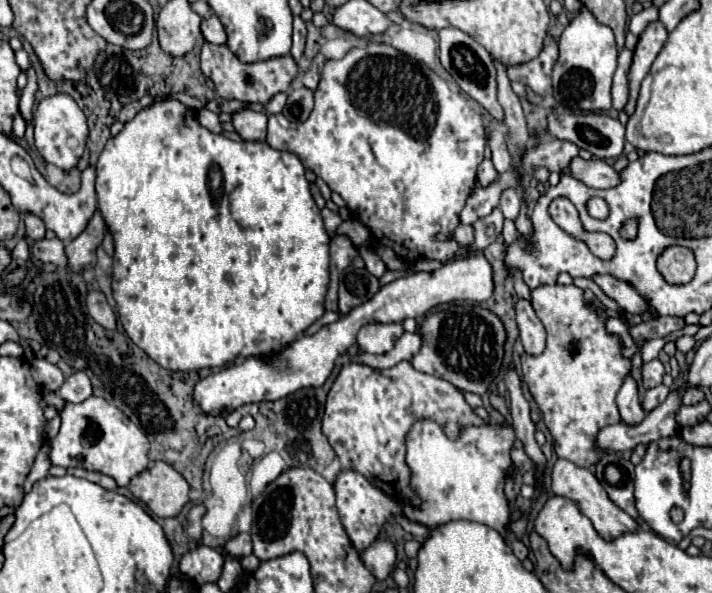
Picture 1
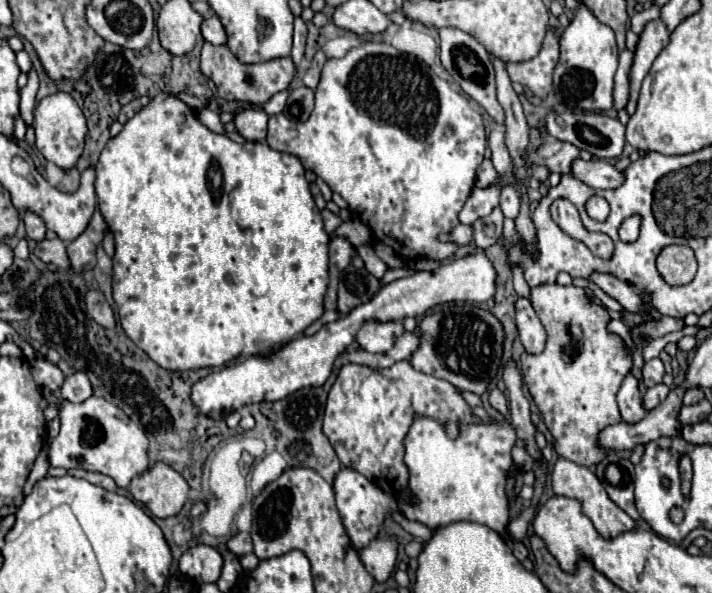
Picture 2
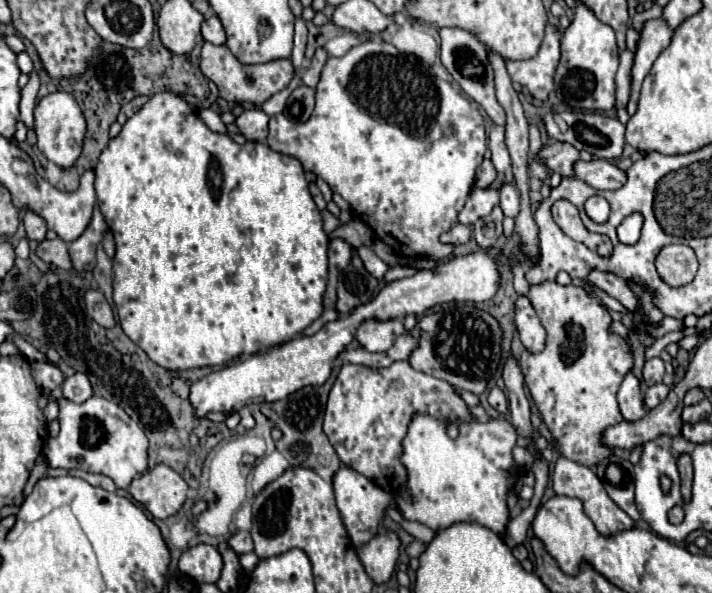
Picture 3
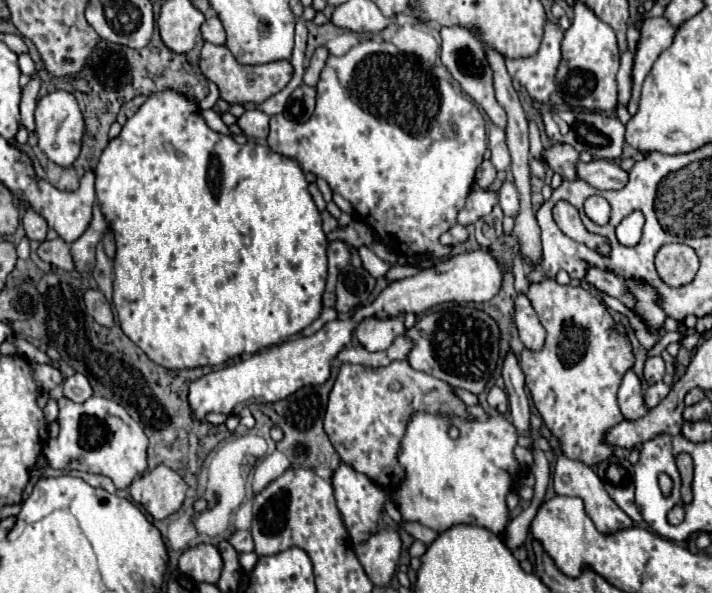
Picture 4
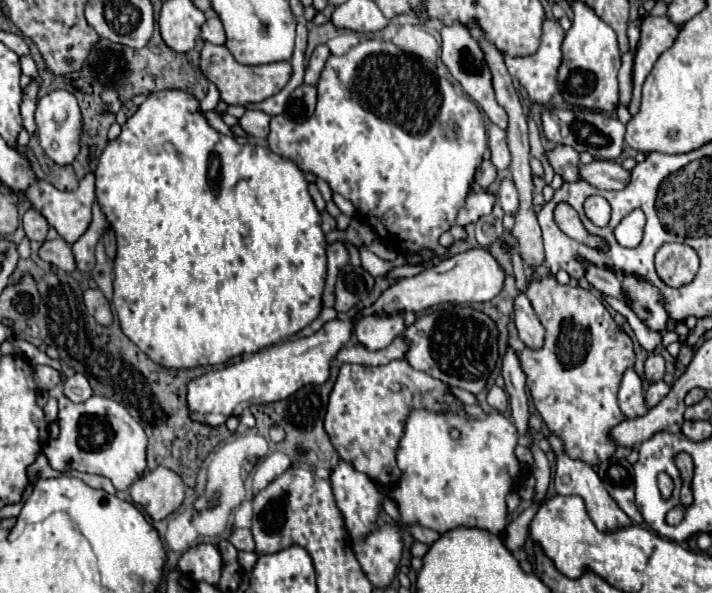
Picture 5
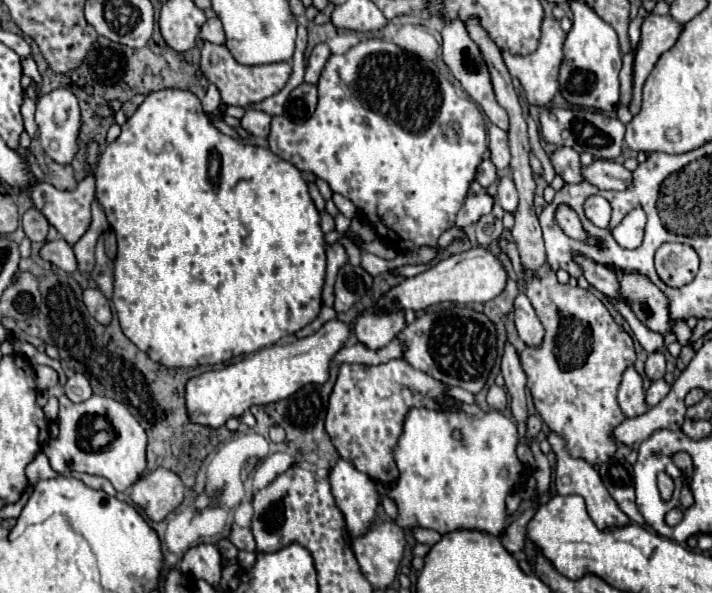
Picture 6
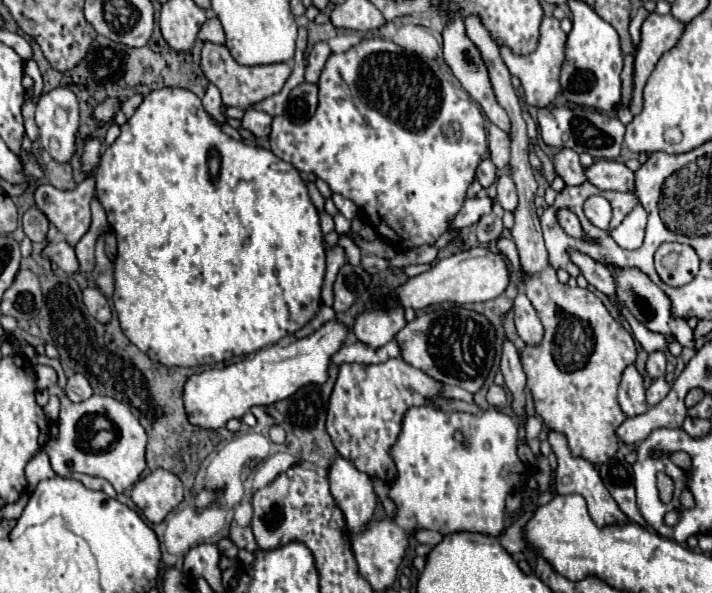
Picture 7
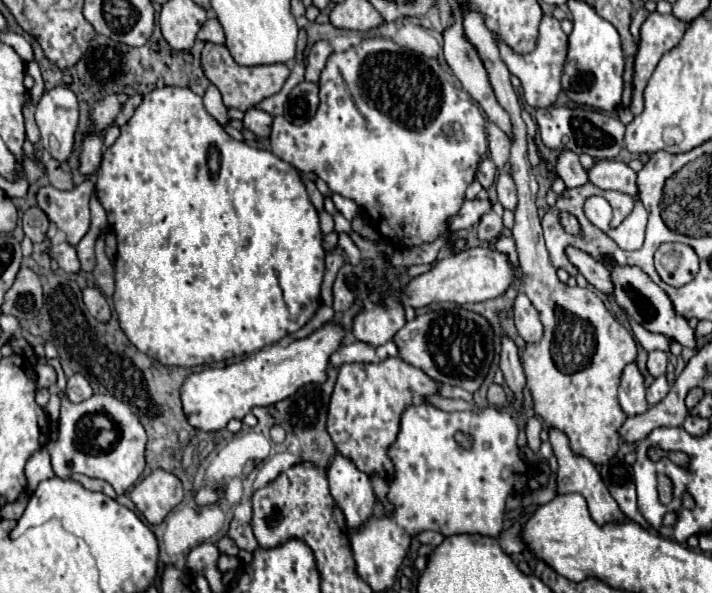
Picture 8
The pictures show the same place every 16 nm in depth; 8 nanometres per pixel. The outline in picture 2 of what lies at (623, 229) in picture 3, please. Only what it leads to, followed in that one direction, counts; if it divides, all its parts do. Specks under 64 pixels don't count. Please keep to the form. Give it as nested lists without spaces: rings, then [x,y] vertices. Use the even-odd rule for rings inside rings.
[[[638,216],[628,218],[628,220],[620,226],[620,238],[622,238],[622,240],[628,240],[628,242],[636,240],[638,228],[640,228],[640,218],[638,218]]]

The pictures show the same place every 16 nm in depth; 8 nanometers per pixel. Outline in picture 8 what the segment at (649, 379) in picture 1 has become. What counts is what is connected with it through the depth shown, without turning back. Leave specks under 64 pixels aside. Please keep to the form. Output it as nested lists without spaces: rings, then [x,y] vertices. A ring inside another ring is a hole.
[[[654,350],[648,354],[648,364],[646,364],[650,376],[658,378],[662,374],[666,374],[666,354],[660,350]]]

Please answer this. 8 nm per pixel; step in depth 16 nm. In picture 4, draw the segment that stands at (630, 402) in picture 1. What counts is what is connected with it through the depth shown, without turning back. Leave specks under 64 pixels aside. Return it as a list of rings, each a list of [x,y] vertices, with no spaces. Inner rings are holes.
[[[632,370],[626,372],[626,376],[624,376],[622,384],[620,384],[618,404],[620,404],[620,412],[622,412],[622,416],[626,420],[638,420],[648,412],[648,408],[644,408],[640,380]]]

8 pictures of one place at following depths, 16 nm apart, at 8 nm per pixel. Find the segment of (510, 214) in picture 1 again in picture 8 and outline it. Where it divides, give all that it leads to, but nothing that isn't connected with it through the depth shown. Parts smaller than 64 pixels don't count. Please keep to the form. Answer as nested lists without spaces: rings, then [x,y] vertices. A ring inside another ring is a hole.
[[[502,172],[498,176],[498,182],[496,182],[496,188],[498,188],[498,202],[506,208],[506,210],[514,210],[518,200],[516,200],[516,184],[512,180],[510,174]]]

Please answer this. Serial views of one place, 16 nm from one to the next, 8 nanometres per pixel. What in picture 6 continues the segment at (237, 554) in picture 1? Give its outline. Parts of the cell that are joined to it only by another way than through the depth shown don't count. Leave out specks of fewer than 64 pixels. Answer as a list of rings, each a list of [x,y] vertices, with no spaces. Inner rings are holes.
[[[234,524],[228,540],[230,540],[238,550],[246,550],[246,552],[254,552],[254,550],[256,550],[256,542],[254,542],[254,536],[252,536],[252,530],[250,530],[250,528],[240,528],[240,526]]]

